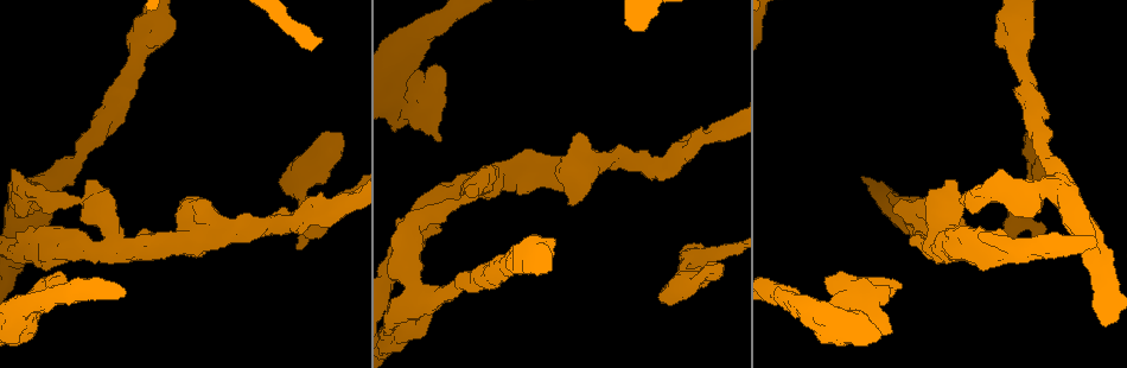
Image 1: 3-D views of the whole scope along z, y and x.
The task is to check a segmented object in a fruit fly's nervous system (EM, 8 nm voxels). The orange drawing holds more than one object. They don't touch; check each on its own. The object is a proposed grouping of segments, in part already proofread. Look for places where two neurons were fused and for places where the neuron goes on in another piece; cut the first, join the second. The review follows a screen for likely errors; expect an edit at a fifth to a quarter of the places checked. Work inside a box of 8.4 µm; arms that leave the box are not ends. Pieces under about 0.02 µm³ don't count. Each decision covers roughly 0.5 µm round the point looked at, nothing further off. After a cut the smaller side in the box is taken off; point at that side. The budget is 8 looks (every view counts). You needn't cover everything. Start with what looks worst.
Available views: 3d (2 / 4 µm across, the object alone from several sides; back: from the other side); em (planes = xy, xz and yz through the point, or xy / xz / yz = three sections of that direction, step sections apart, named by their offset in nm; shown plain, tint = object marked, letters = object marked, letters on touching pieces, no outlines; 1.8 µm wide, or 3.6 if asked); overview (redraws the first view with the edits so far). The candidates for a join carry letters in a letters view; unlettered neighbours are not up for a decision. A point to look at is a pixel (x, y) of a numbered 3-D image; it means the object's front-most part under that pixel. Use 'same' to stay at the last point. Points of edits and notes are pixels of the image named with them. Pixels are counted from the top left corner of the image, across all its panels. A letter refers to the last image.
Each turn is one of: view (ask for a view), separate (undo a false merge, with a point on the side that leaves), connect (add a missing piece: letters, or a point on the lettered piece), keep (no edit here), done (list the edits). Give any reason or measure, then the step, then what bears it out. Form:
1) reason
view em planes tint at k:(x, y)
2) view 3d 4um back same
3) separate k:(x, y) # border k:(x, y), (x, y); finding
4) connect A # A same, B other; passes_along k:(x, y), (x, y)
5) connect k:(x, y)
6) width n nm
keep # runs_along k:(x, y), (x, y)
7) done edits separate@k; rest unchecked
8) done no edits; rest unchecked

an open end
view em xz step 16 letters at 1:(323, 132)

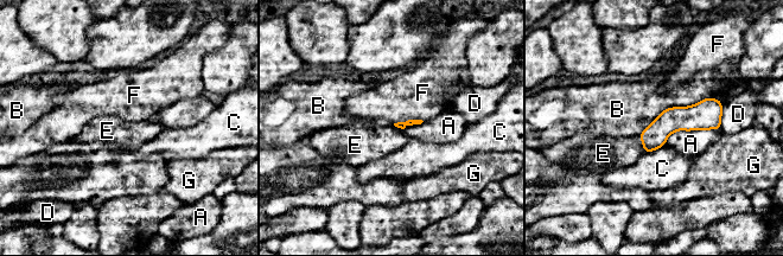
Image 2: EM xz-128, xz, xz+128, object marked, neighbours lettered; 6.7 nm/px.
keep # A other, B other, C other, D other, E other, F other, G other; runs_along 2:(719, 104), (675, 119), (647, 148); none of them fits

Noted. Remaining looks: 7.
sudden change in width
view 3d 4um at 1:(859, 306)

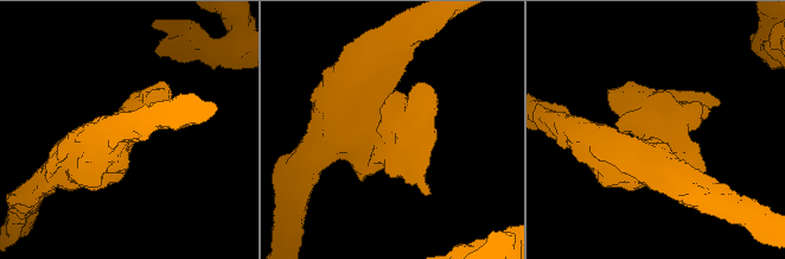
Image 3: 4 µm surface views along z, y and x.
view em 3.6um planes letters at 3:(657, 131)

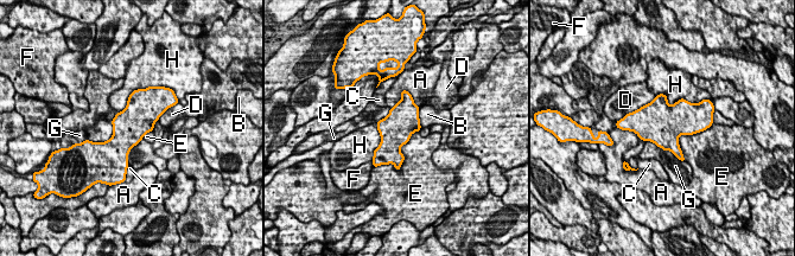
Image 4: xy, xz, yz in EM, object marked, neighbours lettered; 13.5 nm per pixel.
width 440 nm
keep # A other, B other, C other, D other, E other, F other, G other, H other; border 4:(418, 130), (398, 170), (375, 167); one neuron here

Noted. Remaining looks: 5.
branch point
view 3d 4um at 1:(677, 151)

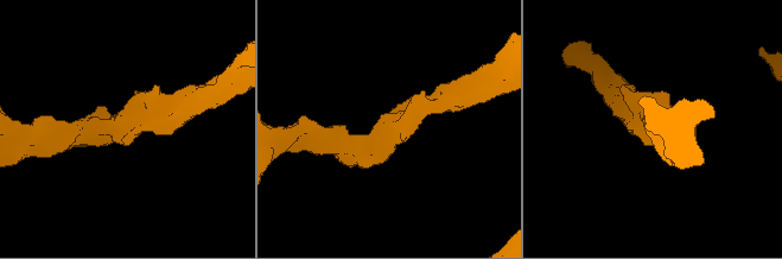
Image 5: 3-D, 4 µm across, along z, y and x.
view em xy step 16 letters at 5:(125, 117)

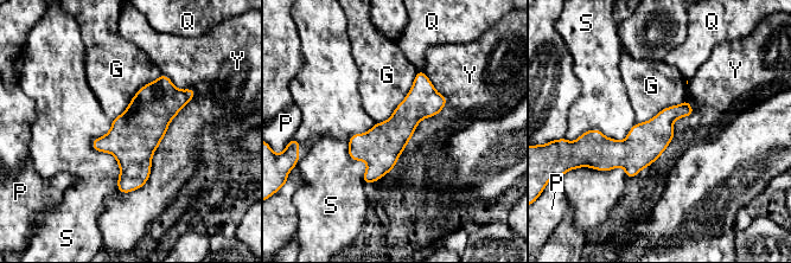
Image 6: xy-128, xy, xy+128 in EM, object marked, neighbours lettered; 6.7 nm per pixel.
keep # G other, P other, Q other, S other, Y other; runs_along 6:(420, 74), (368, 180); all the same neuron

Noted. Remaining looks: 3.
done no edits; rest unchecked

